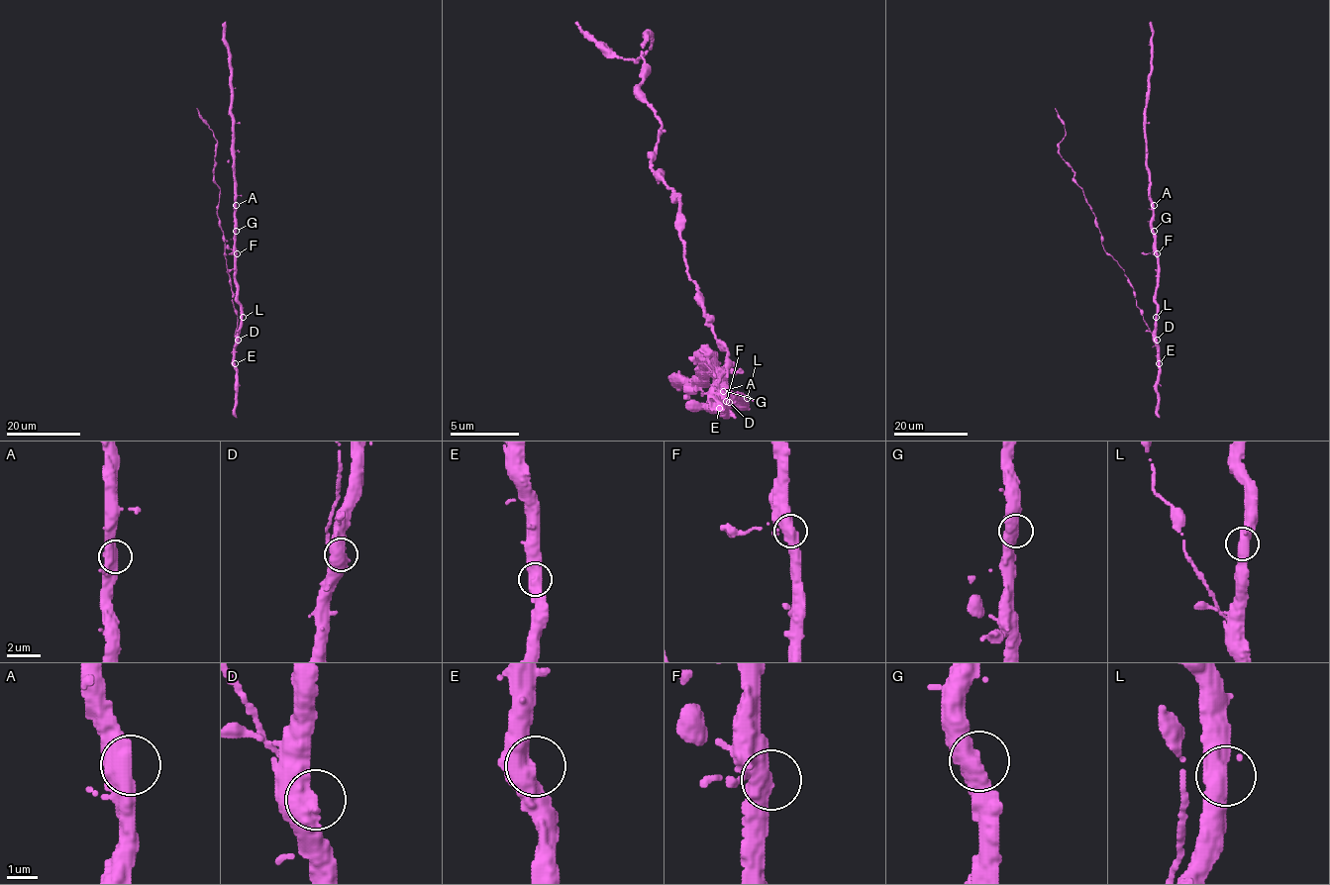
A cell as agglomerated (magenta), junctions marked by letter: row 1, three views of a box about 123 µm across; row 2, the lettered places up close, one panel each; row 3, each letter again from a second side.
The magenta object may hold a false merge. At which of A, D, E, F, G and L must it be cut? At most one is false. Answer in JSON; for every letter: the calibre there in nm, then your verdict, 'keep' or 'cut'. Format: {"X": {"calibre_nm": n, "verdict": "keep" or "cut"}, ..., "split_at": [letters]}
{"A": {"calibre_nm": 600, "verdict": "keep"}, "D": {"calibre_nm": 500, "verdict": "cut"}, "E": {"calibre_nm": 500, "verdict": "keep"}, "F": {"calibre_nm": 550, "verdict": "keep"}, "G": {"calibre_nm": 550, "verdict": "keep"}, "L": {"calibre_nm": 480, "verdict": "keep"}, "split_at": ["D"]}

